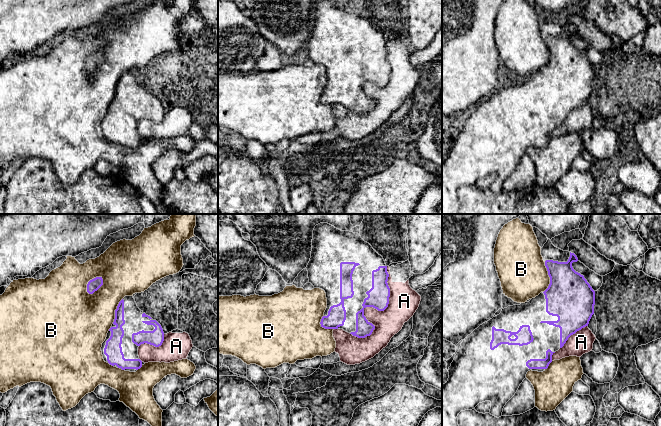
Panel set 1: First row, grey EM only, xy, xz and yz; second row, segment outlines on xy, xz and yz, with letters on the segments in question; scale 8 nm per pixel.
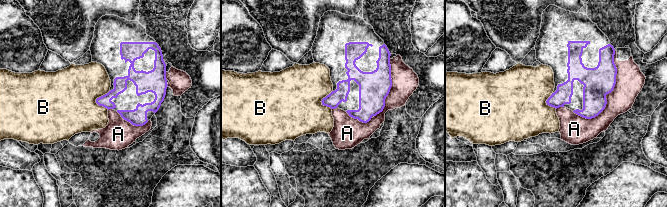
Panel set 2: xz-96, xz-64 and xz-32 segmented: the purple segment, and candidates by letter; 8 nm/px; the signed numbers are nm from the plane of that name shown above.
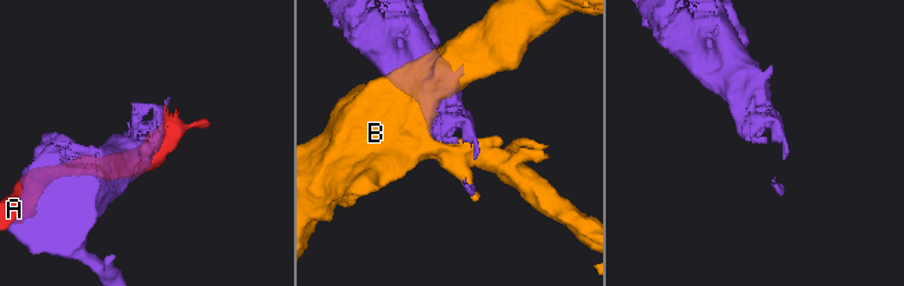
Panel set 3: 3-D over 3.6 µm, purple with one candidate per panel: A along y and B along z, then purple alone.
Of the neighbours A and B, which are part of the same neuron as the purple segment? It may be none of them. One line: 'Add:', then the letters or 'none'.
Add: none

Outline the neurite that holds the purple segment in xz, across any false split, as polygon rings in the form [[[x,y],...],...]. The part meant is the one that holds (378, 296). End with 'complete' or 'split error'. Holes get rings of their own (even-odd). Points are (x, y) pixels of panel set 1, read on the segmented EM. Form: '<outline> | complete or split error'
[[[320,223],[313,230],[311,258],[306,269],[309,283],[326,293],[327,308],[320,322],[321,327],[343,329],[358,338],[370,336],[375,326],[364,316],[364,309],[373,307],[384,311],[389,304],[389,274],[383,257],[358,233]]] | split error

